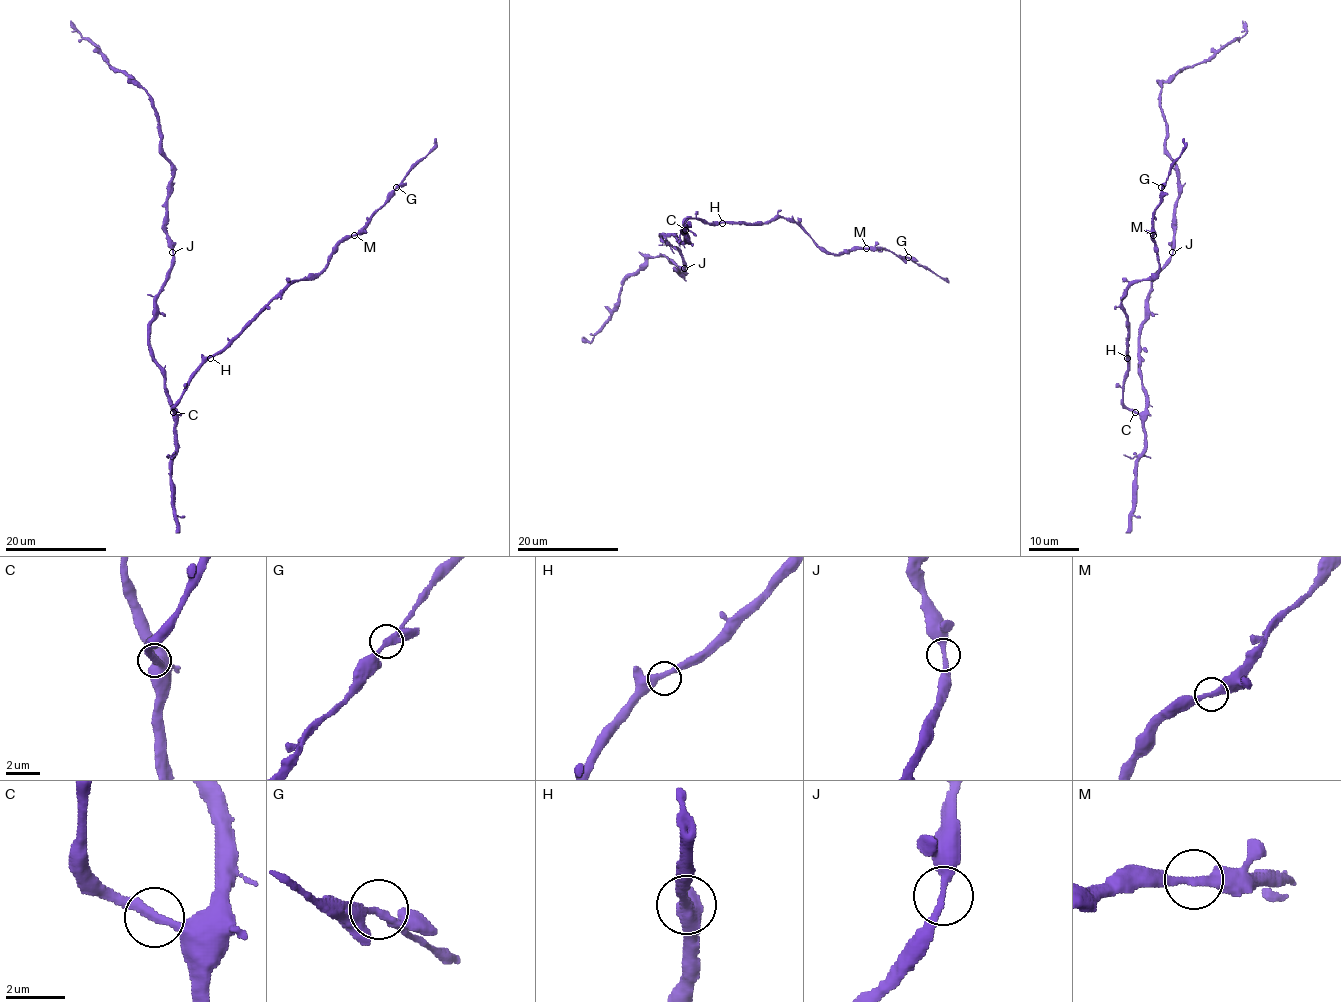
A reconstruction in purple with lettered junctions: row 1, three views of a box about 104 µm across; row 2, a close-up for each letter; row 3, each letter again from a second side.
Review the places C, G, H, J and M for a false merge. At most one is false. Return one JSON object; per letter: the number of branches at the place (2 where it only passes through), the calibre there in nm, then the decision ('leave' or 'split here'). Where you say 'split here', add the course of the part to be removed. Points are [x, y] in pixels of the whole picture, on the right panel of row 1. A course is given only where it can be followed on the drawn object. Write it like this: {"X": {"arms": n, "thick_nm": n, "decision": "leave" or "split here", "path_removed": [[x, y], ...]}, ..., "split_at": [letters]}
{"C": {"arms": 2, "thick_nm": 320, "decision": "leave"}, "G": {"arms": 2, "thick_nm": 300, "decision": "leave"}, "H": {"arms": 2, "thick_nm": 360, "decision": "leave"}, "J": {"arms": 2, "thick_nm": 280, "decision": "leave"}, "M": {"arms": 2, "thick_nm": 280, "decision": "leave"}, "split_at": []}

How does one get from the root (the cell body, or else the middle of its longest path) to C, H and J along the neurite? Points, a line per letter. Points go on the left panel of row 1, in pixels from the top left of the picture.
C: (162, 375), (173, 412)
H: (162, 375), (167, 399), (175, 413), (172, 407), (189, 378), (210, 358)
J: (162, 375), (162, 368), (149, 344), (149, 322), (153, 318), (153, 299), (171, 266), (172, 252)

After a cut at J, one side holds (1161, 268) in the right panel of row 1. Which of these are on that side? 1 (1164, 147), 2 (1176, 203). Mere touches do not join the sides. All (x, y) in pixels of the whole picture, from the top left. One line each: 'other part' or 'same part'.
1: other part
2: other part

